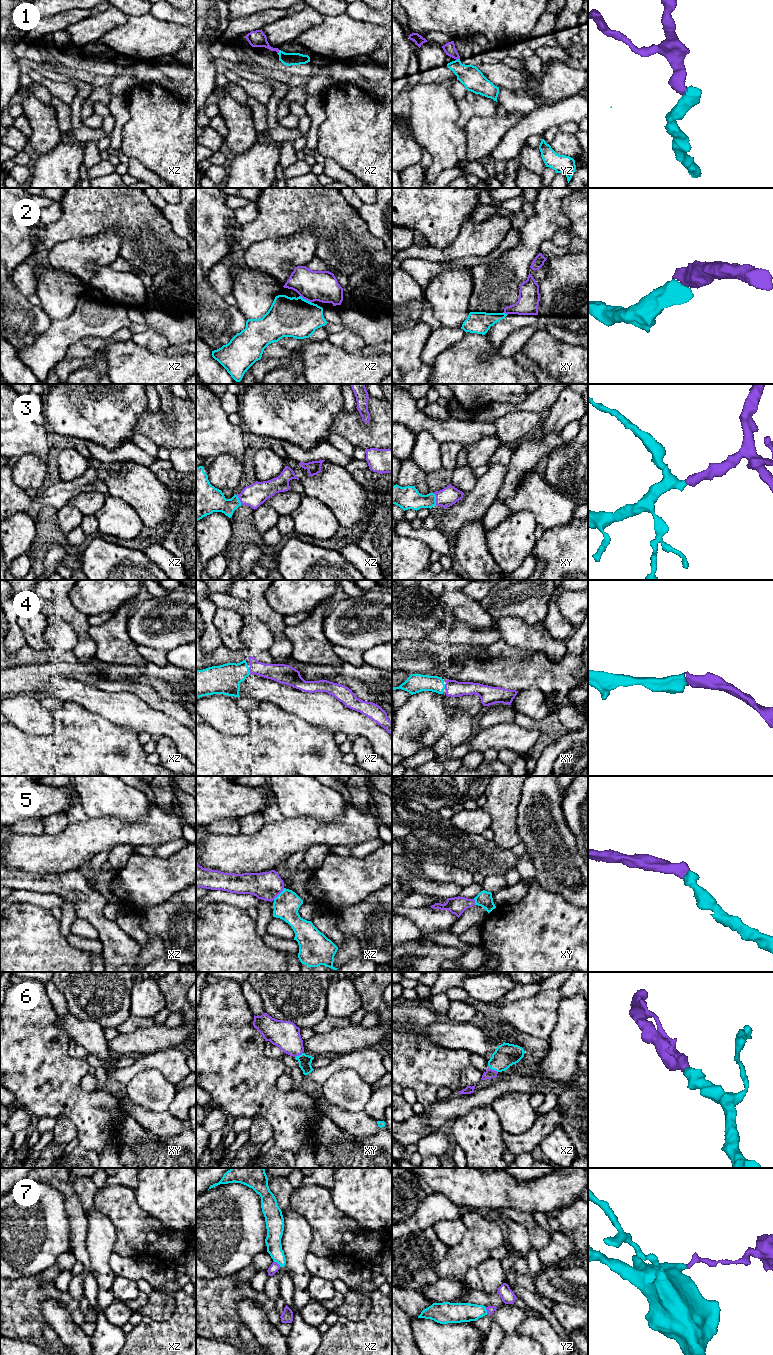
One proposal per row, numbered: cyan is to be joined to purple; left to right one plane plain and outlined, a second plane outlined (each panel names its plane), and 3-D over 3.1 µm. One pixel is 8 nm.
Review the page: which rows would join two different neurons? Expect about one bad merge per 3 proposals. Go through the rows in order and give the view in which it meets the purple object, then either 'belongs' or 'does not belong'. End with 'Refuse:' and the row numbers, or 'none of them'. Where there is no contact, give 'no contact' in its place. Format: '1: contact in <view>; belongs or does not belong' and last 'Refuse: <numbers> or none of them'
1: contact in xz; does not belong
2: contact in xz; does not belong
3: contact in xy; belongs
4: contact in xz; belongs
5: contact in xz; belongs
6: contact in xz; belongs
7: contact in xz; does not belong
Refuse: 1, 2, 7

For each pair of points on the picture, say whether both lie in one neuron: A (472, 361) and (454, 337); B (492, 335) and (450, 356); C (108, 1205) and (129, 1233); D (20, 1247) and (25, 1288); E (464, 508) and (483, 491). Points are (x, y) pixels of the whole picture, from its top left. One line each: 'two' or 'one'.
A: two
B: two
C: one
D: two
E: one

